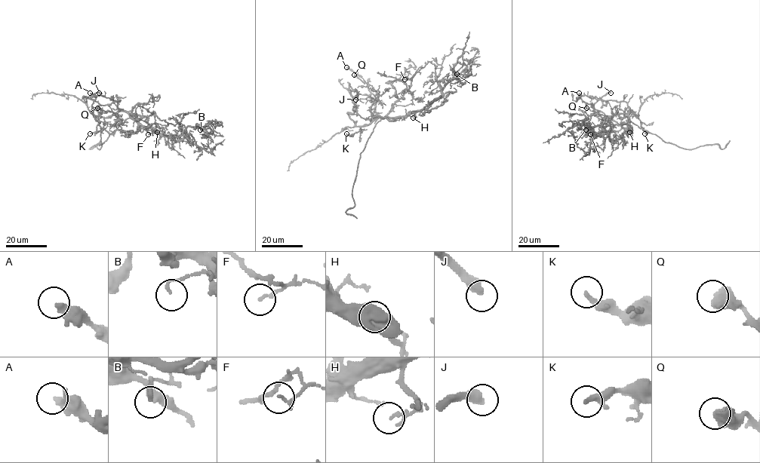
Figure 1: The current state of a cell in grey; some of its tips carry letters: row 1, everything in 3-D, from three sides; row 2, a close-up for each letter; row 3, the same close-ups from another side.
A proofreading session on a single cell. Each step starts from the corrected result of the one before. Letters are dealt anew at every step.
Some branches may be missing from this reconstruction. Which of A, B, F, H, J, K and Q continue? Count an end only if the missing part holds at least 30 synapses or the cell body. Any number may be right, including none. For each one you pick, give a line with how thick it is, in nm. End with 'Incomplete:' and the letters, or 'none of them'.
J: 440 nm thick
Incomplete: J

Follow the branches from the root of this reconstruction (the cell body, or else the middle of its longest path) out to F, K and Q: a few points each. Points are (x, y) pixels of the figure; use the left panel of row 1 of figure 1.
F: (136, 120), (131, 114), (148, 117), (150, 125), (145, 129), (150, 133), (148, 134)
K: (136, 120), (124, 111), (117, 111), (104, 118), (102, 130), (90, 133)
Q: (136, 120), (125, 111), (119, 111), (115, 125), (121, 120), (115, 112), (97, 108)

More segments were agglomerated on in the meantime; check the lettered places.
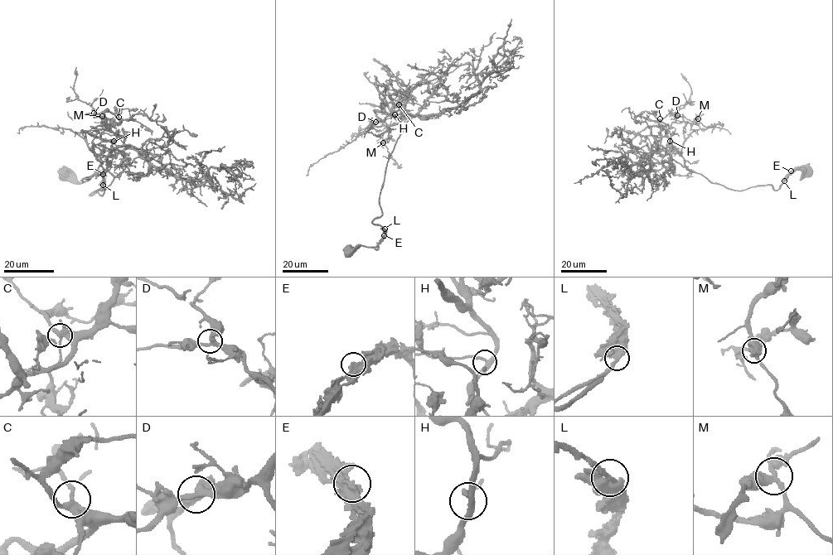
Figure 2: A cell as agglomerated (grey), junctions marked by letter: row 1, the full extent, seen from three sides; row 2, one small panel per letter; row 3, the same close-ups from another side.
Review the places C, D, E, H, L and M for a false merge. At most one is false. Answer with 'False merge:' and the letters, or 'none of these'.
False merge: none of these

